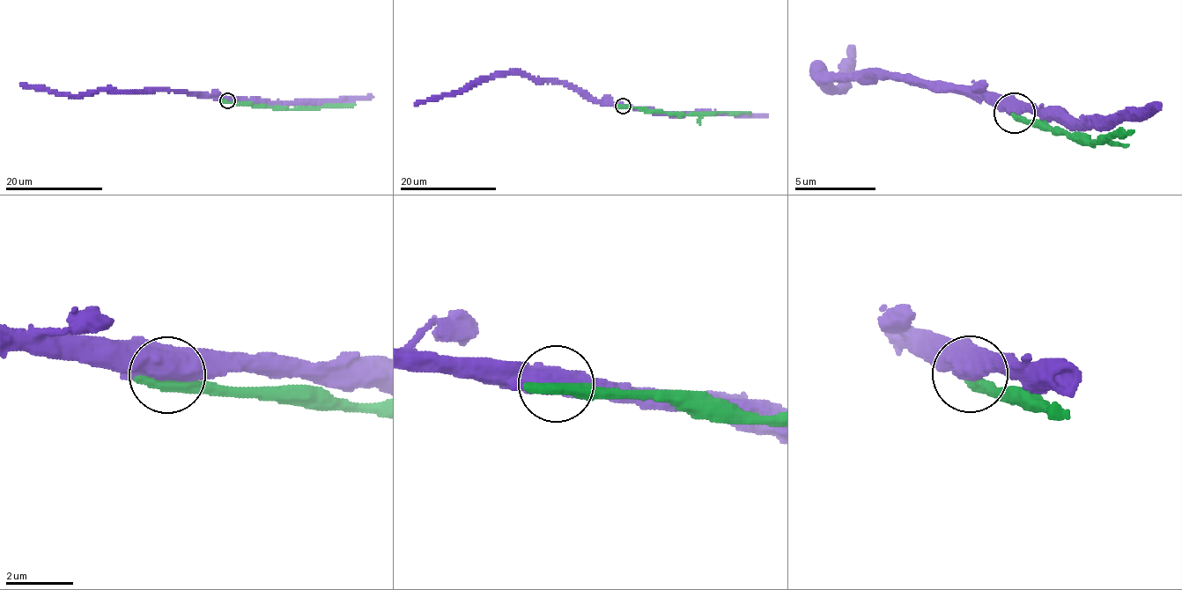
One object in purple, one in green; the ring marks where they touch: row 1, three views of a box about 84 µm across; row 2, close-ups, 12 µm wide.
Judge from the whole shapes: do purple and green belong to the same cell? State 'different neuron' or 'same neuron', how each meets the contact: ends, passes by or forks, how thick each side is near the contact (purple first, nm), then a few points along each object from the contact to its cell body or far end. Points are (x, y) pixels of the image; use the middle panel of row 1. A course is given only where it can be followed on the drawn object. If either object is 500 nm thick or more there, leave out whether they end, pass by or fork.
different neuron | 600/440 nm | purple via (622, 106), (589, 101), (563, 83), (535, 82), (517, 73), (482, 77), (465, 88), (435, 95), (415, 105) | green via (623, 106), (685, 114), (749, 113)

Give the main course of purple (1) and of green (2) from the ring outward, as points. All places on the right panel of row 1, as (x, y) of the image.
1: (1013, 112), (973, 94), (894, 77), (813, 75), (820, 86), (838, 86), (838, 70), (854, 52)
2: (1013, 116), (1033, 121), (1087, 143), (1131, 136), (1133, 129)

